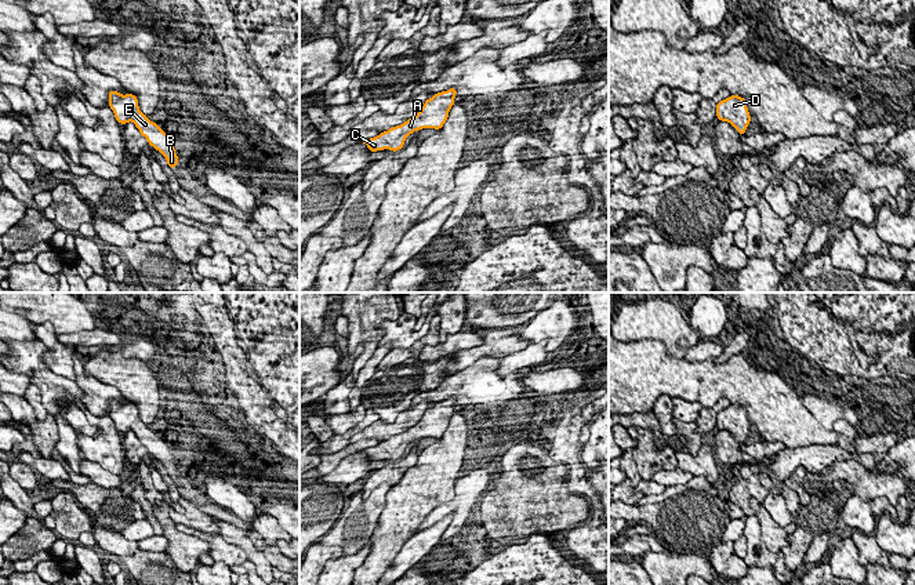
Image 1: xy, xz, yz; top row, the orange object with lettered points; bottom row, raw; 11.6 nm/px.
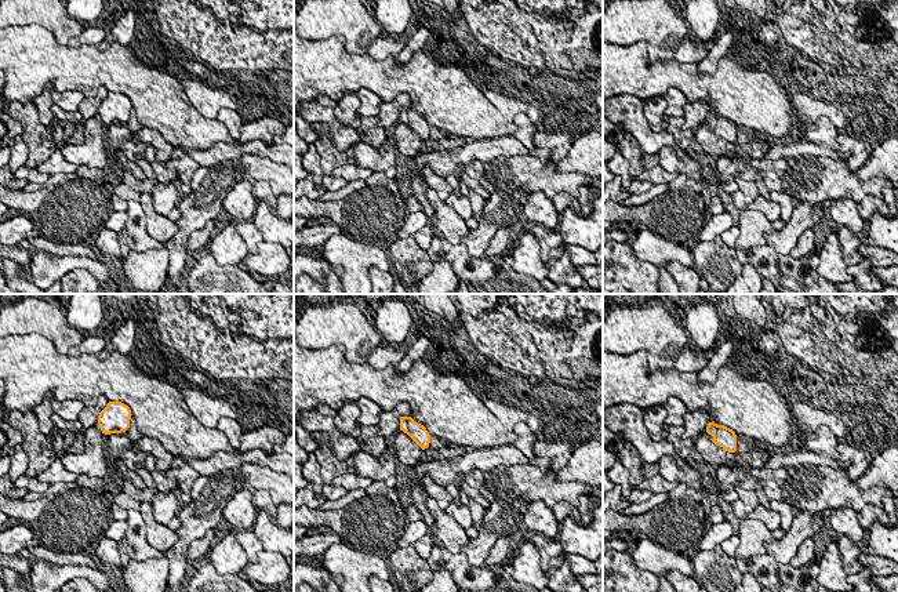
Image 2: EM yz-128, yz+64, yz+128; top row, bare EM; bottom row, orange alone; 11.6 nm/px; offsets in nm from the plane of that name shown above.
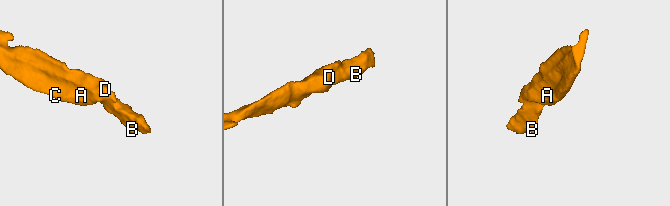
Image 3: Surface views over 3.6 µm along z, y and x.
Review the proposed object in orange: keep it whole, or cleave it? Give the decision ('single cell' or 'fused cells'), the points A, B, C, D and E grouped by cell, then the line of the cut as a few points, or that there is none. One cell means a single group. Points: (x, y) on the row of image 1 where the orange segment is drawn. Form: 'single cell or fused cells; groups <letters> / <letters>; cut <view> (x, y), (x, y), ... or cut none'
single cell; groups A B C D E; cut none

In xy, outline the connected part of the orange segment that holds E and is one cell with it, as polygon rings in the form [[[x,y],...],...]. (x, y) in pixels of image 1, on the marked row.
[[[109,91],[109,108],[120,124],[132,121],[149,145],[166,157],[170,168],[177,167],[179,161],[170,135],[139,110],[138,99],[134,94],[121,95],[119,91]]]

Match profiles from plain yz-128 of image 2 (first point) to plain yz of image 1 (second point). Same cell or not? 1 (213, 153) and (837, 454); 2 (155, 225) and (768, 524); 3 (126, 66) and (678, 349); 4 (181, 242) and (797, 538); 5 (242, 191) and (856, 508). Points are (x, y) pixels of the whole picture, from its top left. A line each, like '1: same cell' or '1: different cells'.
1: same cell
2: same cell
3: different cells
4: same cell
5: same cell

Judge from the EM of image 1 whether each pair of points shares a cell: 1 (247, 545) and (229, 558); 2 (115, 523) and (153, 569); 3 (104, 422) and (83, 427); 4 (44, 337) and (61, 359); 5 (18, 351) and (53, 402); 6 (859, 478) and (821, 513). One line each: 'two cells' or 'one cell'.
1: two cells
2: two cells
3: two cells
4: one cell
5: one cell
6: two cells

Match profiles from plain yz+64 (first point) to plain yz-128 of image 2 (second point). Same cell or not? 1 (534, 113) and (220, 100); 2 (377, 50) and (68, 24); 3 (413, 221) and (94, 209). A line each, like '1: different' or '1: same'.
1: same
2: different
3: different

